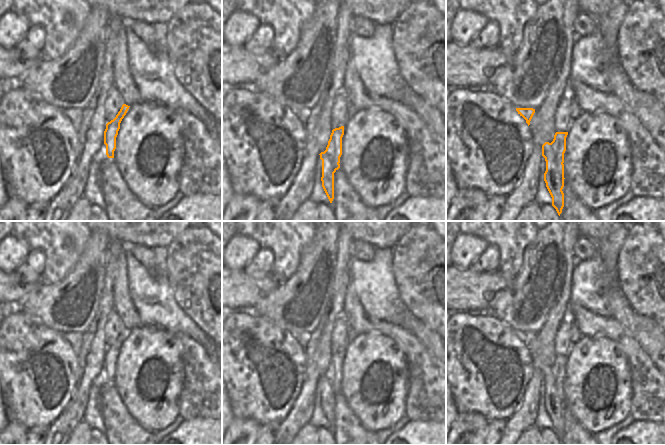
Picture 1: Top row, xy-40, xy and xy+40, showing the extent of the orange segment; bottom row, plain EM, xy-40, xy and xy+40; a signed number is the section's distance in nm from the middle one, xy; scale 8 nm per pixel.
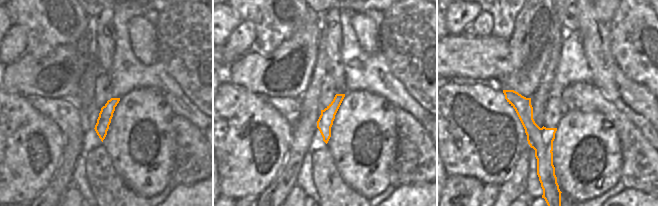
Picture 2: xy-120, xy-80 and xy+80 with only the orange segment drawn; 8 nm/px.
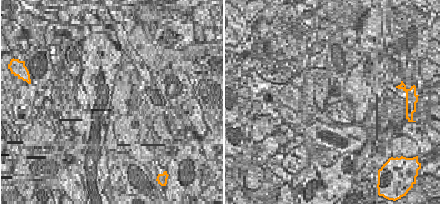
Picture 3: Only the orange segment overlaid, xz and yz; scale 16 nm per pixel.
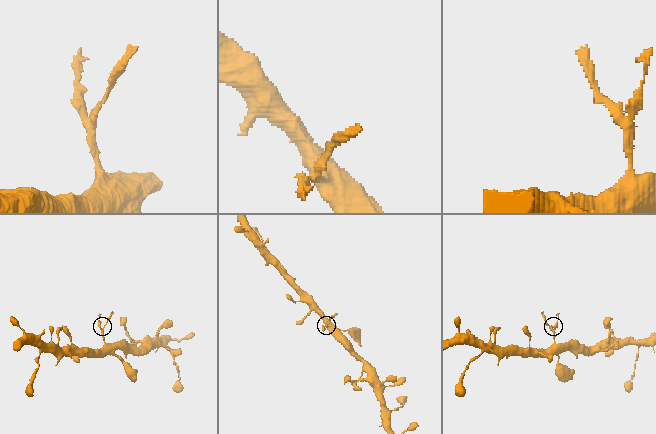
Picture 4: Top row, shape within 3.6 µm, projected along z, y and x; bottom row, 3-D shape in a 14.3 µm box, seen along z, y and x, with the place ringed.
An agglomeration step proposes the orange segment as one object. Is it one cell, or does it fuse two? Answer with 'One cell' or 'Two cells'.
Two cells

